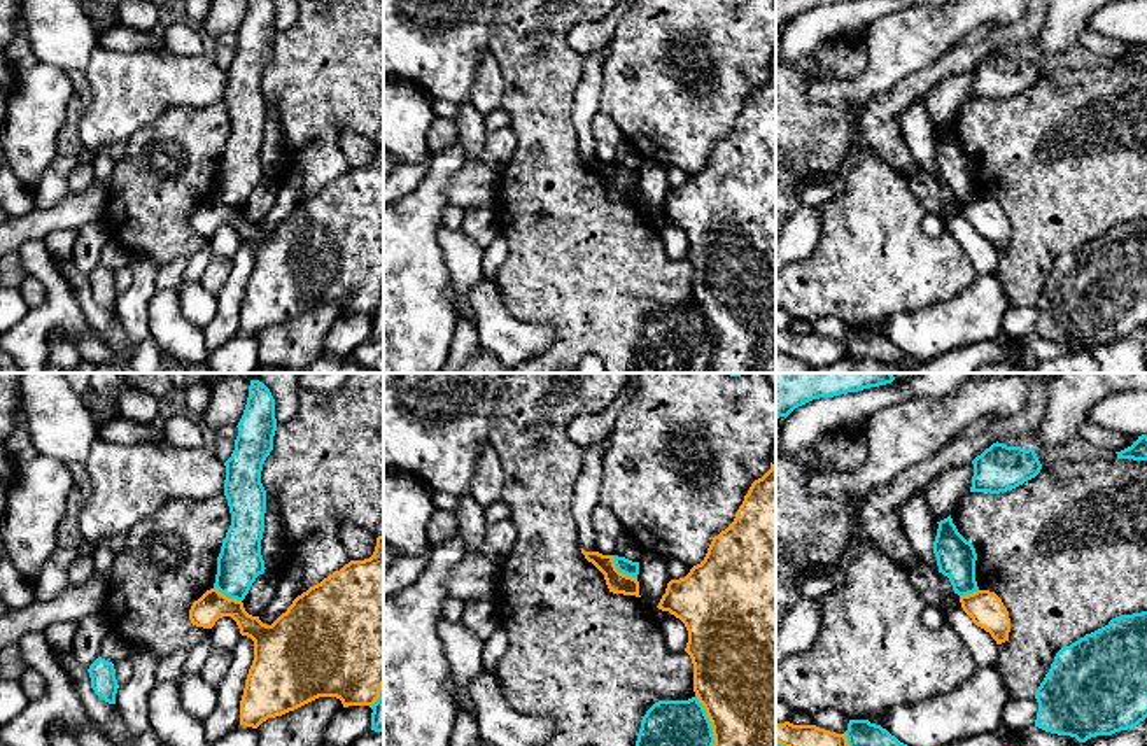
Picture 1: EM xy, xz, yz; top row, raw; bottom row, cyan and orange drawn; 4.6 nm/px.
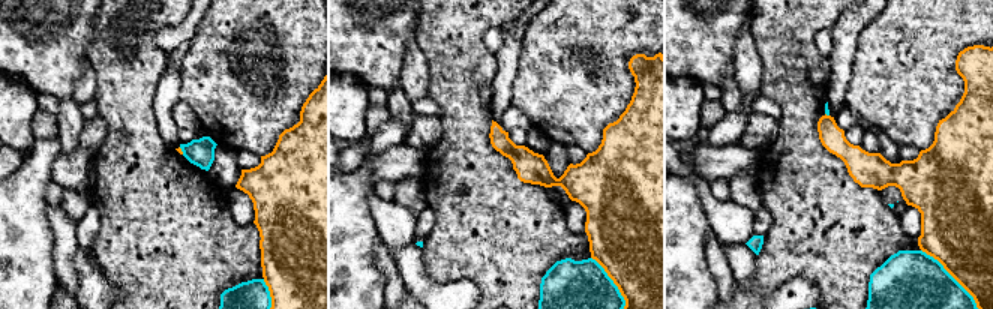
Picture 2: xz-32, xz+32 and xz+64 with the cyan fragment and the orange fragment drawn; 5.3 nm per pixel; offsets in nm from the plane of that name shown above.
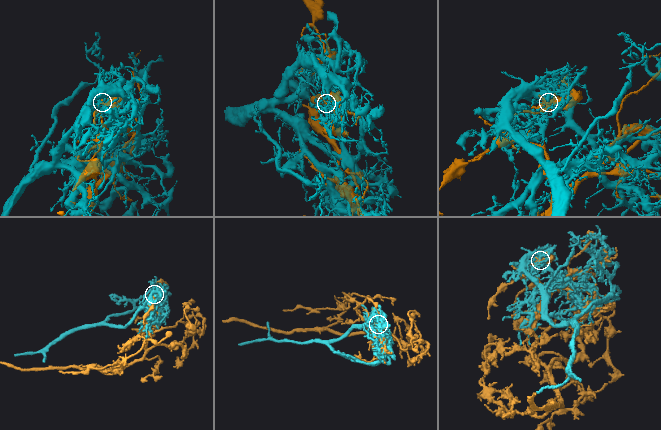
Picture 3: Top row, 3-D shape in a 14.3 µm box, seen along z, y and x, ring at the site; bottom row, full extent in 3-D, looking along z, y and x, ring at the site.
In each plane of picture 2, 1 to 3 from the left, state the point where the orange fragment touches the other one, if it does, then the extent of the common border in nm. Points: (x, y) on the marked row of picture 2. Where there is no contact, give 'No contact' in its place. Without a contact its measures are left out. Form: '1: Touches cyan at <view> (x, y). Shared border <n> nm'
1: Touches cyan at xz-32 (269, 294). Shared border 170 nm
2: Touches cyan at xz+32 (612, 282). Shared border 340 nm
3: Touches cyan at xz+64 (951, 276). Shared border 440 nm

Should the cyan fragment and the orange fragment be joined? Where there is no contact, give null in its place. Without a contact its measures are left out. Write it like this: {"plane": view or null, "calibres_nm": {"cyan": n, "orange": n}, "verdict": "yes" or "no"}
{"plane": "xz", "calibres_nm": {"cyan": 340, "orange": 500}, "verdict": "no"}

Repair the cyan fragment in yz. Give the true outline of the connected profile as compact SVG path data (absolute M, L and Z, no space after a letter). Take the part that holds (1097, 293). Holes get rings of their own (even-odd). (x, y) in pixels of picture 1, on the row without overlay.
M1147 219L1121 222L1061 256L1035 299L1035 334L1086 350L1136 334L1147 326Z

